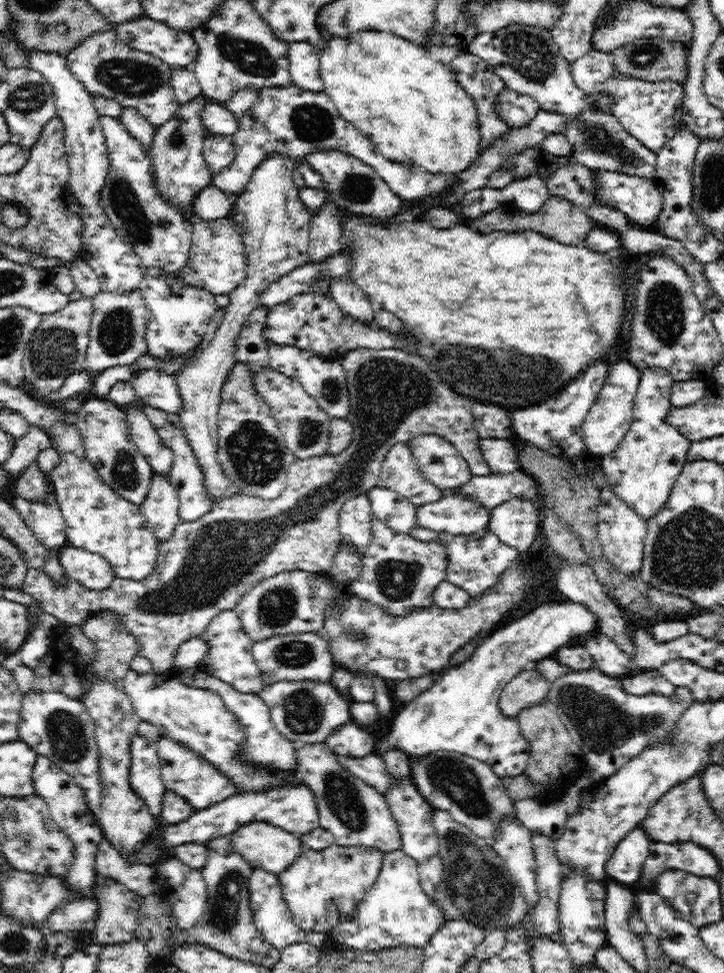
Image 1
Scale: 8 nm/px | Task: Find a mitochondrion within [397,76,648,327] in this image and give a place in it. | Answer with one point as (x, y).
(598, 138)

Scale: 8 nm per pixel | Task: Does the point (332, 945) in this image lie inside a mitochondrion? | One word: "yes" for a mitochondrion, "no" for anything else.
no

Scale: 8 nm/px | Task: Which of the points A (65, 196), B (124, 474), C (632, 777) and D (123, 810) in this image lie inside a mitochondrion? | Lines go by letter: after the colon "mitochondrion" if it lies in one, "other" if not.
A: other
B: mitochondrion
C: other
D: mitochondrion

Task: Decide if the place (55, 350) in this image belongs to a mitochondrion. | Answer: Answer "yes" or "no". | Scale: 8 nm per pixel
yes

